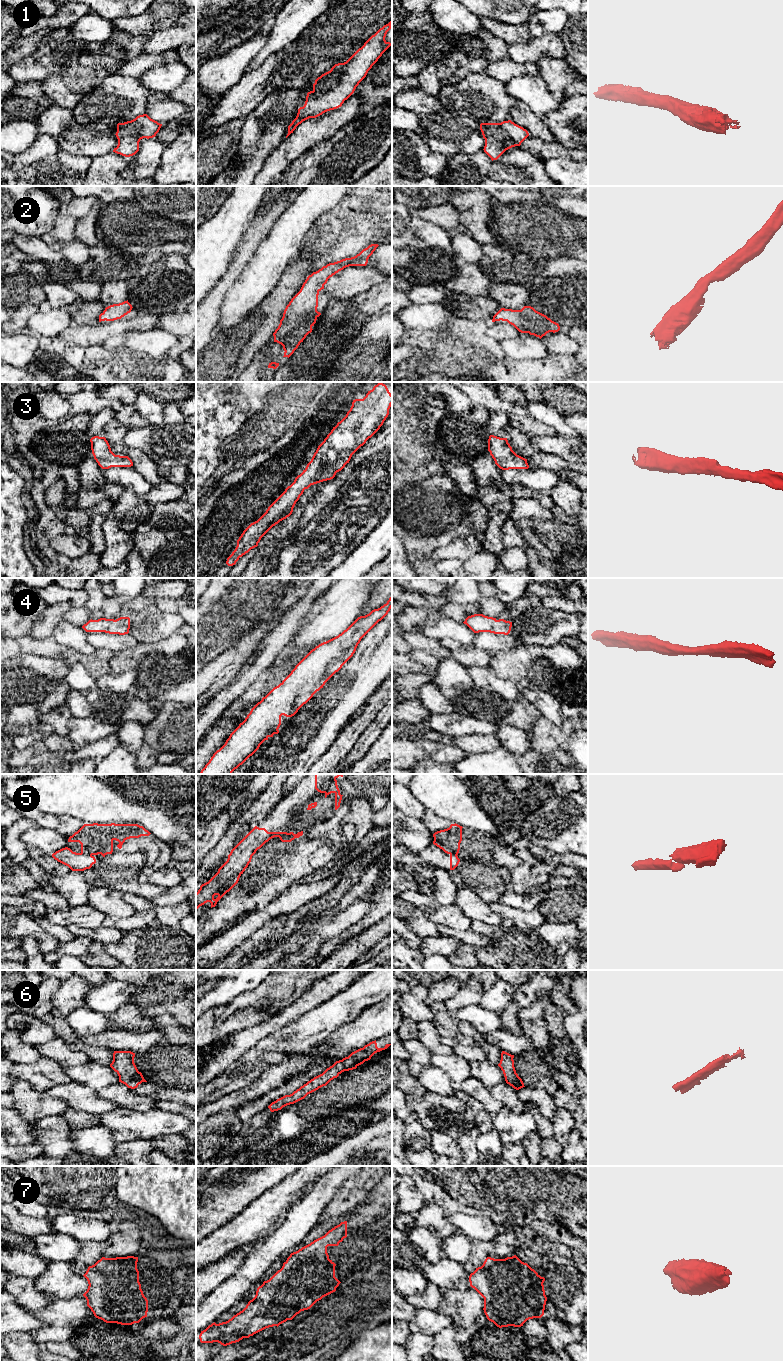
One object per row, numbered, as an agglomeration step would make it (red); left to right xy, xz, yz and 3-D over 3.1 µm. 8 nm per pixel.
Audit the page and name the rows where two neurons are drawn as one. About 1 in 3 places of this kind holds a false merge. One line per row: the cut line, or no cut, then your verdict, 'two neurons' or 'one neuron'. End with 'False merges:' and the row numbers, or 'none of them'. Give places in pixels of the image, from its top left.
1: cut none; one neuron
2: cut none; one neuron
3: cut none; one neuron
4: cut none; one neuron
5: cut xy (81, 852), (91, 855); two neurons
6: cut none; one neuron
7: cut none; one neuron
False merges: 5

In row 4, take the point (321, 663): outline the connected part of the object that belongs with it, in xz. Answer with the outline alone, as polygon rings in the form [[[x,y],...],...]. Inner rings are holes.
[[[392,597],[380,608],[358,617],[338,636],[312,649],[278,686],[251,709],[245,720],[230,734],[225,744],[213,754],[199,774],[232,774],[259,749],[265,740],[279,733],[282,715],[294,716],[317,691],[323,688],[325,683],[353,656],[361,639],[388,614],[391,608]]]

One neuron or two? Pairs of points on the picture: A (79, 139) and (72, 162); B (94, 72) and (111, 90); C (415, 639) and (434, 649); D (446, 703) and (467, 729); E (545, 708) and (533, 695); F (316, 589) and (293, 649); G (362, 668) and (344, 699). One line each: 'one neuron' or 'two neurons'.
A: two neurons
B: two neurons
C: one neuron
D: two neurons
E: one neuron
F: two neurons
G: one neuron

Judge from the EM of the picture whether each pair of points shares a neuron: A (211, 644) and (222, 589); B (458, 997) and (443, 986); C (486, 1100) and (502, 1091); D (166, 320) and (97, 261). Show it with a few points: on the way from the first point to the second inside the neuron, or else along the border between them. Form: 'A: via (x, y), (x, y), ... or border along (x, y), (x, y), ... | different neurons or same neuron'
A: via (211, 630), (221, 620), (221, 603) | same neuron
B: border along (462, 984), (444, 1002) | different neurons
C: border along (489, 1089), (489, 1092), (504, 1106) | different neurons
D: border along (185, 305), (179, 305), (163, 314) | different neurons

